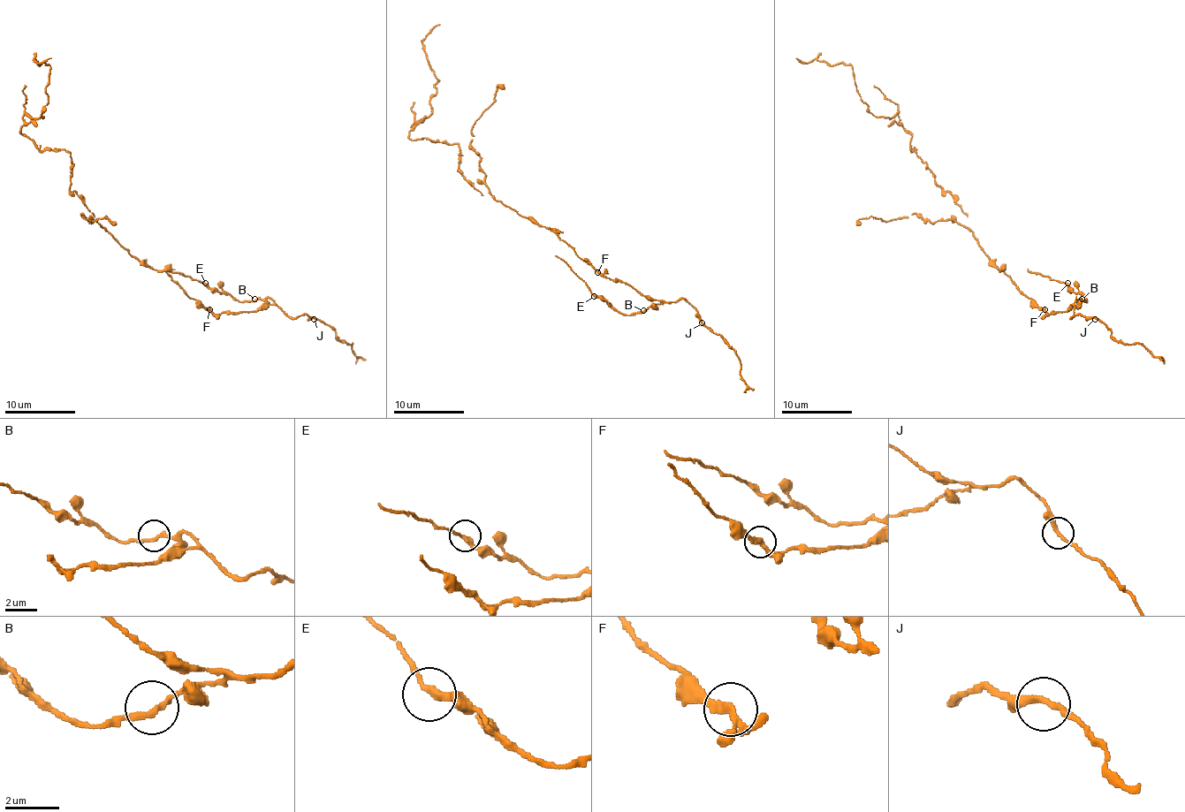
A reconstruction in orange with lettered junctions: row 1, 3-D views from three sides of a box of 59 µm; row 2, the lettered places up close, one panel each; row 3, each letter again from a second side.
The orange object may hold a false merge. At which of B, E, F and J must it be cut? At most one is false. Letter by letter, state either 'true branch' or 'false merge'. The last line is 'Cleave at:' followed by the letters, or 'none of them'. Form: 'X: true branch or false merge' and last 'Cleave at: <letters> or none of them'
B: true branch
E: true branch
F: true branch
J: true branch
Cleave at: none of them

